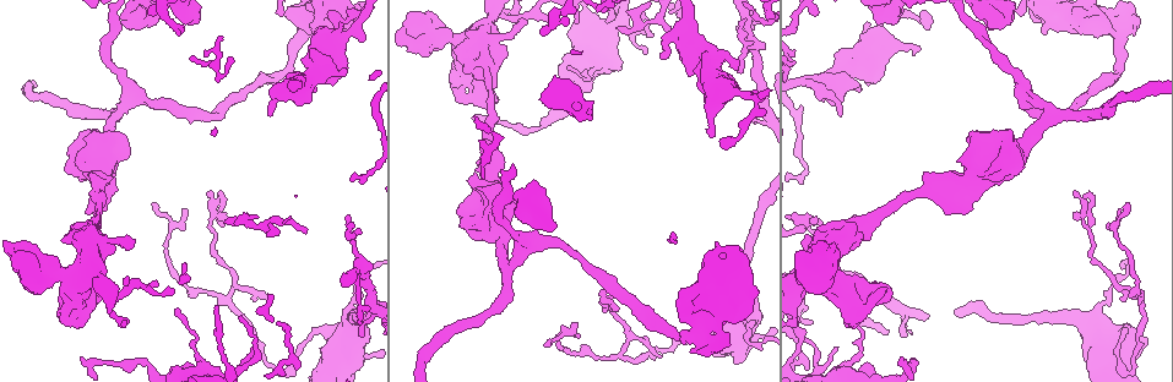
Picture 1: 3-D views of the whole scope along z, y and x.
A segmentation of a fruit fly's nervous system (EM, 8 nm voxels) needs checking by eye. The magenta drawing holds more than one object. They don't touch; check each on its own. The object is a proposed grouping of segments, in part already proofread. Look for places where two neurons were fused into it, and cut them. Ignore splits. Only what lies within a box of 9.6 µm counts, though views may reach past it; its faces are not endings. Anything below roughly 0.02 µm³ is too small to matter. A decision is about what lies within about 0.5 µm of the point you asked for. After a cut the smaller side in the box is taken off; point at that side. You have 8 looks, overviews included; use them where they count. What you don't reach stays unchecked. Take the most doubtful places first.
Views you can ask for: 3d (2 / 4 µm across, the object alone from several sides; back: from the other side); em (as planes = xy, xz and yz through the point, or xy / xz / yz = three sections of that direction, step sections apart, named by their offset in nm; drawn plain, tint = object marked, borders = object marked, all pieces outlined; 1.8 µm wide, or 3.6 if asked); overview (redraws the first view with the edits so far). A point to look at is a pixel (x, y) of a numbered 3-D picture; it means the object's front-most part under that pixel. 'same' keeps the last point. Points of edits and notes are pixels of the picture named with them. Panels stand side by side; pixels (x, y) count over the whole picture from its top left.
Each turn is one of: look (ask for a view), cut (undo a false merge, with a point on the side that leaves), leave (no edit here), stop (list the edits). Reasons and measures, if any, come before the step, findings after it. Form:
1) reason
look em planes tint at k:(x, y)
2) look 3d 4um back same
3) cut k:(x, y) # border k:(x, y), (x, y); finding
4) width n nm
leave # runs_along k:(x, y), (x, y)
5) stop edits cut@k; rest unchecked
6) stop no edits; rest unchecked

sudden change in width
look em 3.6um planes plain at 1:(1102, 339)

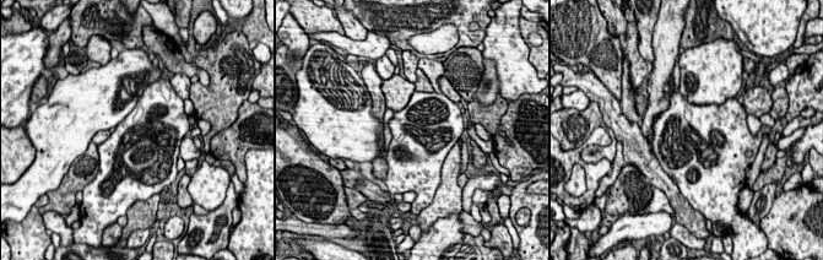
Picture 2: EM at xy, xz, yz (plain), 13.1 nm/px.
look em 3.6um planes tint same

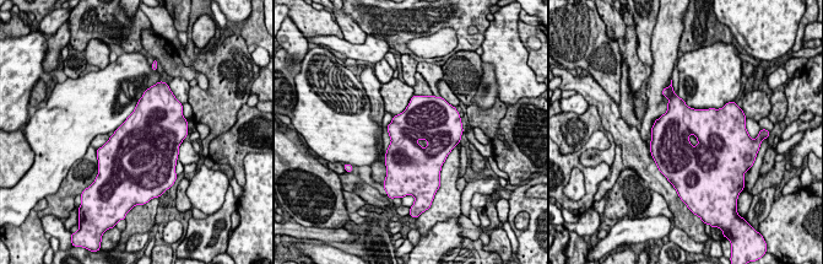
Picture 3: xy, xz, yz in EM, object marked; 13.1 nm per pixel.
width 750 nm
leave # all the same neuron

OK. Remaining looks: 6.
abrupt turn
look em planes tint at 1:(719, 305)

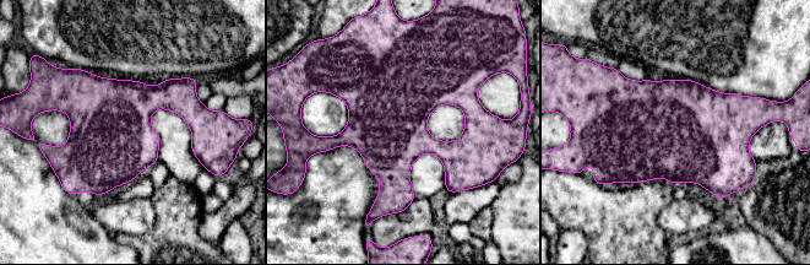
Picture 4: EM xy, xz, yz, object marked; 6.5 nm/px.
width 550 nm
leave # one neuron here

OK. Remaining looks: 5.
small branch off a trunk
look em 3.6um planes plain at 1:(106, 189)

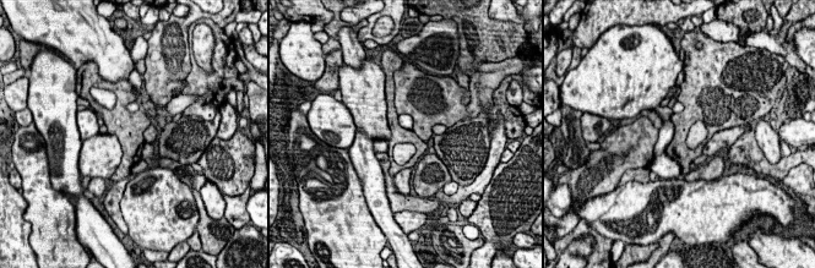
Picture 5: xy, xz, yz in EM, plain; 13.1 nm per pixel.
where the object lies
look em 3.6um planes tint same

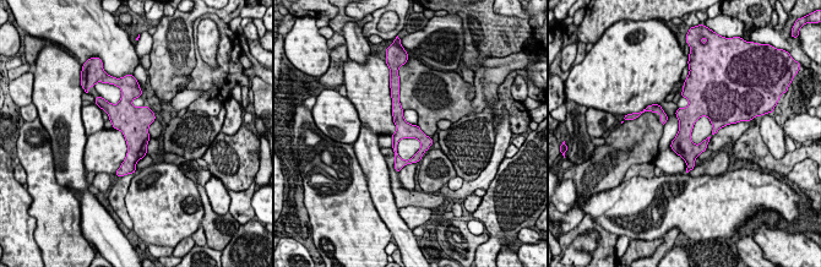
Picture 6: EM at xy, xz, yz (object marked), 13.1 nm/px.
leave # runs_along 6:(692, 97), (685, 125), (690, 165); continuous, no second neuron

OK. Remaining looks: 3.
stop no edits; rest unchecked

